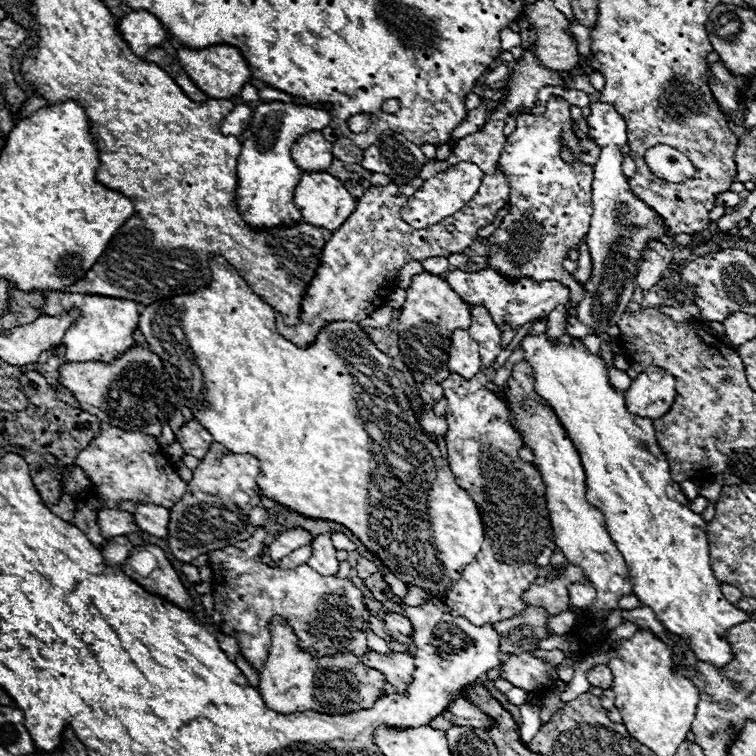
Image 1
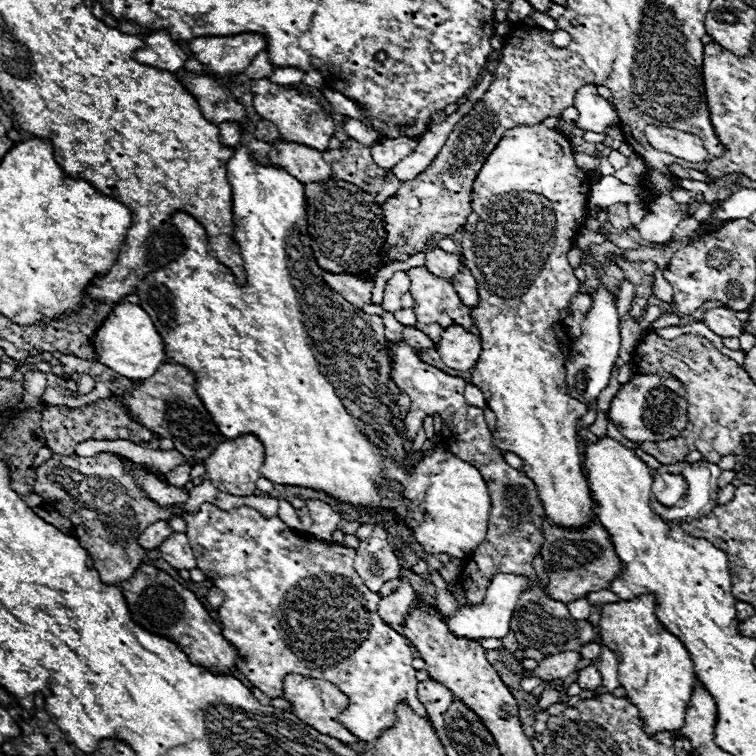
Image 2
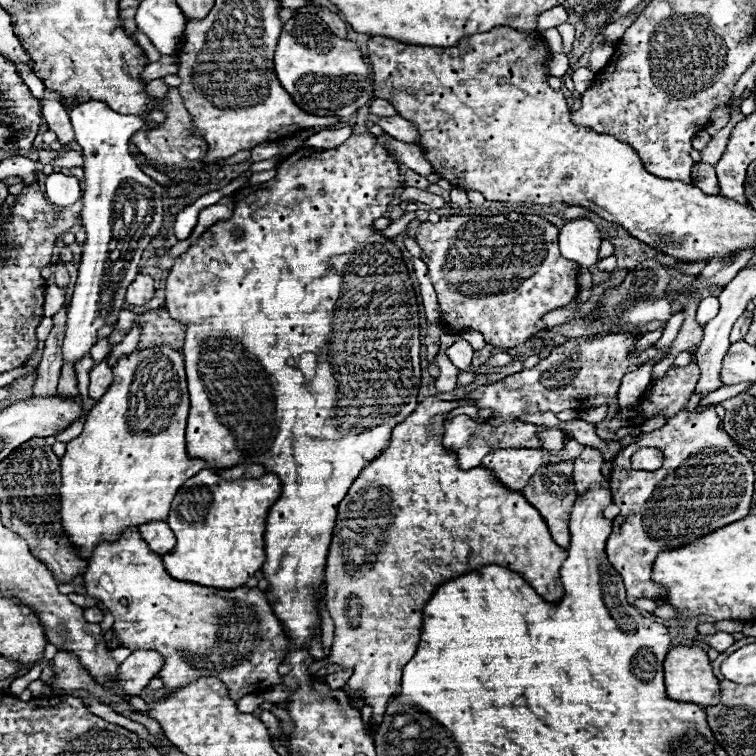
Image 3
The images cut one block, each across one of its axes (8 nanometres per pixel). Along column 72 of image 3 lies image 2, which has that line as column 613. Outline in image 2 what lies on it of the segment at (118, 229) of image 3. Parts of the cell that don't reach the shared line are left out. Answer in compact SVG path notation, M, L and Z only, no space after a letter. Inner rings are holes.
M593 84L584 85L576 92L574 106L580 112L575 125L582 130L604 134L610 126L620 126L618 112L598 94ZM600 286L592 294L592 308L584 316L582 336L572 342L566 362L566 384L570 396L580 402L590 402L600 396L600 392L610 382L610 372L620 350L620 316L616 308L616 294Z

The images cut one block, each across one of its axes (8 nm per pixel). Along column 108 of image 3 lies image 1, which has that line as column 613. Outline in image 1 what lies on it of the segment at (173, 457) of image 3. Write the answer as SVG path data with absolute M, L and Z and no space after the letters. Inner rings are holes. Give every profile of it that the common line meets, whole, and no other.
M546 334L524 336L520 348L524 352L524 360L534 370L534 392L548 402L574 448L578 450L578 456L582 458L586 472L586 498L604 514L606 528L630 570L634 596L638 596L644 606L650 606L656 612L656 618L666 626L668 632L680 638L690 638L690 650L696 652L698 660L722 668L734 658L734 654L730 644L720 638L720 634L750 618L746 612L730 604L720 592L720 582L716 580L710 566L706 538L708 524L700 514L692 512L688 506L676 502L668 494L668 488L674 492L682 490L672 480L670 464L664 458L660 444L656 444L654 420L628 412L624 394L614 390L610 384L606 362L600 354L590 354L580 338L564 334L556 344L552 344Z

